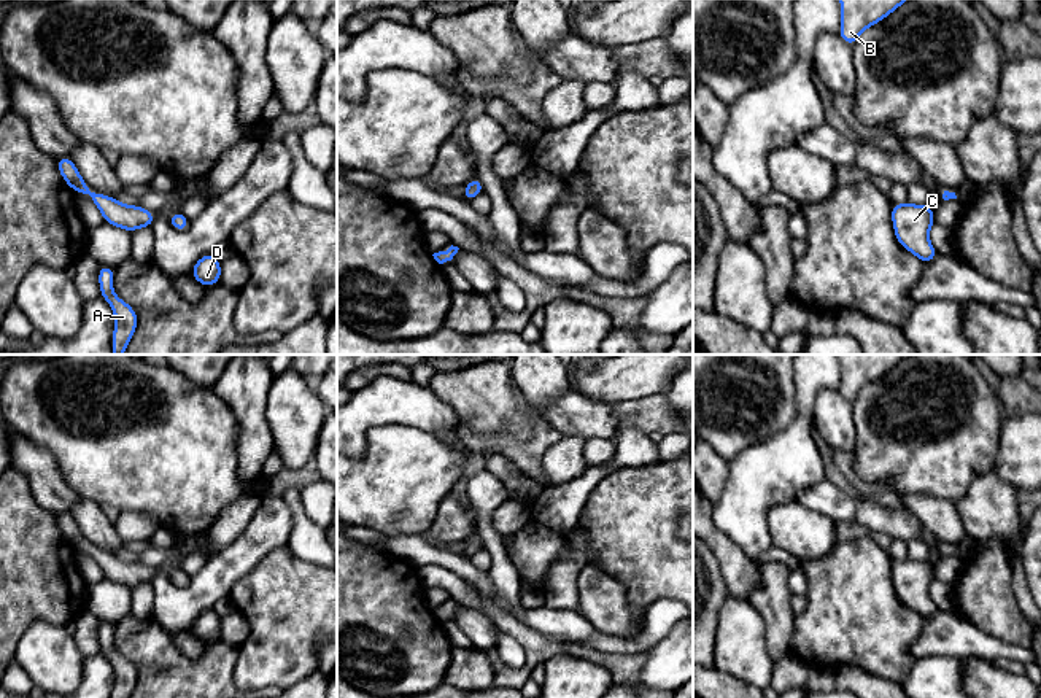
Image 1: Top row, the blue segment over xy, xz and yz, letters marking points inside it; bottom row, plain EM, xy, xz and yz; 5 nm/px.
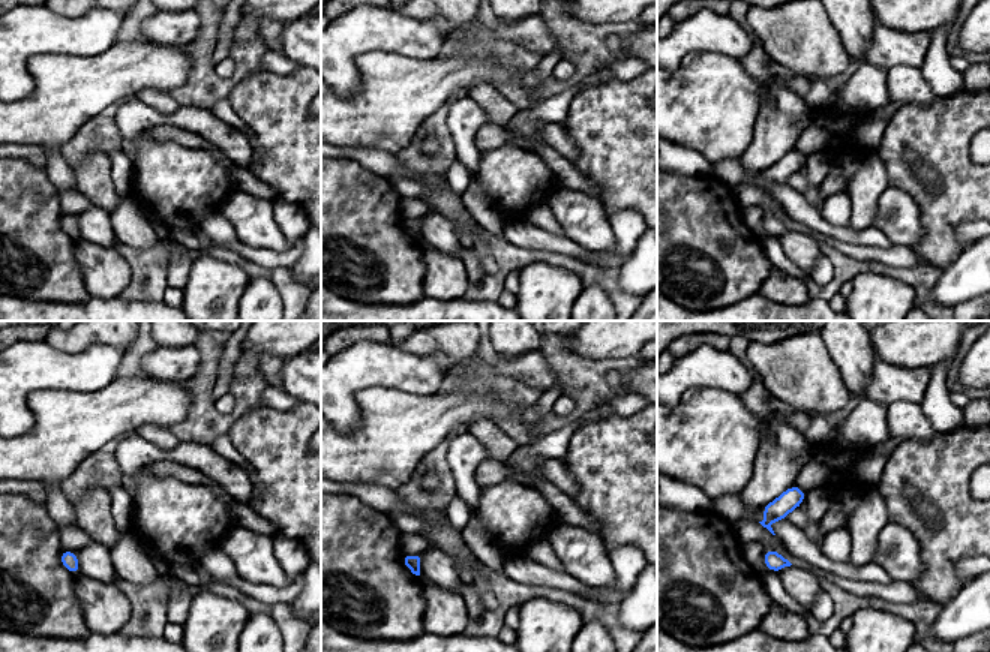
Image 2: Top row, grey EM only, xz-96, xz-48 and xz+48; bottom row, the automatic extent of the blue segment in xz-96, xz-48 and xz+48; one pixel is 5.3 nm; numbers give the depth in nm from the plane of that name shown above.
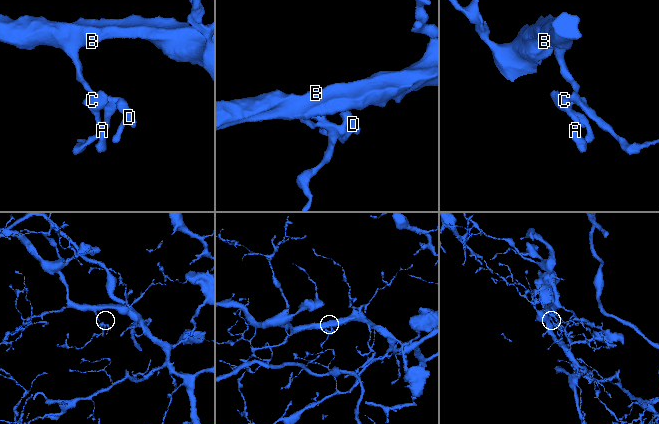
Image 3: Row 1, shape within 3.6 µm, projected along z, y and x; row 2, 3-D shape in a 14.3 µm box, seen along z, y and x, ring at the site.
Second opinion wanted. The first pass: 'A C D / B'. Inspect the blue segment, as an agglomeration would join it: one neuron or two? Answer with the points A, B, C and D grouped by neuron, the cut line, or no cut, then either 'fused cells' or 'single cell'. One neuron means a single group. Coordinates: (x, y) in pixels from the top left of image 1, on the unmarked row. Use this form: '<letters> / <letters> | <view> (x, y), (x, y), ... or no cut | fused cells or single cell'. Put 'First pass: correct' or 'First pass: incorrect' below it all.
A B C D | no cut | single cell
First pass: incorrect

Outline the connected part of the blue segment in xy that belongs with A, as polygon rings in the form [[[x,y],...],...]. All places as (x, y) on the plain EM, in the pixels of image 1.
[[[100,622],[99,625],[100,653],[103,653],[114,668],[114,687],[111,698],[130,698],[138,681],[137,668],[113,647],[114,625]]]

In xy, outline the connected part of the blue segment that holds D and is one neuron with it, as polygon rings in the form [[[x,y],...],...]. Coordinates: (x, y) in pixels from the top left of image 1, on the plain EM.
[[[213,609],[203,611],[192,623],[191,631],[203,644],[221,638],[221,619]]]

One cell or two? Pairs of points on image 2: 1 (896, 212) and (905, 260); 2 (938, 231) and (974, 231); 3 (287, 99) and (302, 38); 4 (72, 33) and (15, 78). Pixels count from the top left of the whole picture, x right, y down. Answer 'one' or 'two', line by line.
1: two
2: two
3: two
4: one

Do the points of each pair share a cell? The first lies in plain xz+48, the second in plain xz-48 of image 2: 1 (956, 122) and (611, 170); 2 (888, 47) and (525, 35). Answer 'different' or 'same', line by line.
1: same
2: same

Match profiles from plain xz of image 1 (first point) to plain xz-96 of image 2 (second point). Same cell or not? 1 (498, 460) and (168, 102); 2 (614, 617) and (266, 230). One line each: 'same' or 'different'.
1: same
2: same

